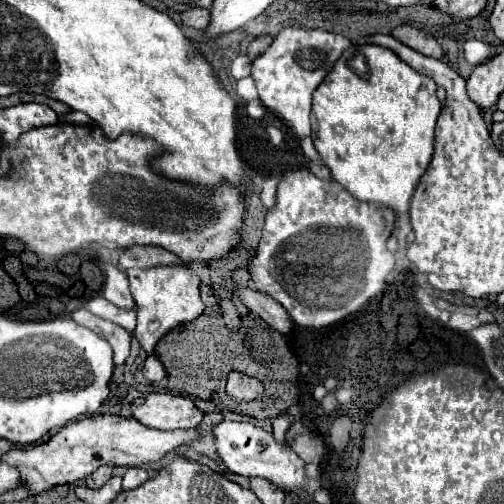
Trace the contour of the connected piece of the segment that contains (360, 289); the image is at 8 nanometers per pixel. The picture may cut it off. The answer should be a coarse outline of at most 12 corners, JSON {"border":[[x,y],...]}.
{"border":[[282,176],[250,276],[312,328],[382,292],[392,208]]}

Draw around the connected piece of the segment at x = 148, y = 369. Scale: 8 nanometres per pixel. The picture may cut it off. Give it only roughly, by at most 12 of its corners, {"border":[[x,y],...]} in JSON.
{"border":[[148,356],[142,374],[150,382],[166,376],[156,356]]}

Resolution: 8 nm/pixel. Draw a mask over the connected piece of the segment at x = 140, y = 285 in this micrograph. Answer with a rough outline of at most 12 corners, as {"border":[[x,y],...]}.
{"border":[[180,266],[130,268],[136,340],[156,342],[202,314],[200,276]]}

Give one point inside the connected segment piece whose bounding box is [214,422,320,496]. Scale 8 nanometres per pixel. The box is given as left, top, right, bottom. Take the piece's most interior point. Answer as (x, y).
(248, 450)

